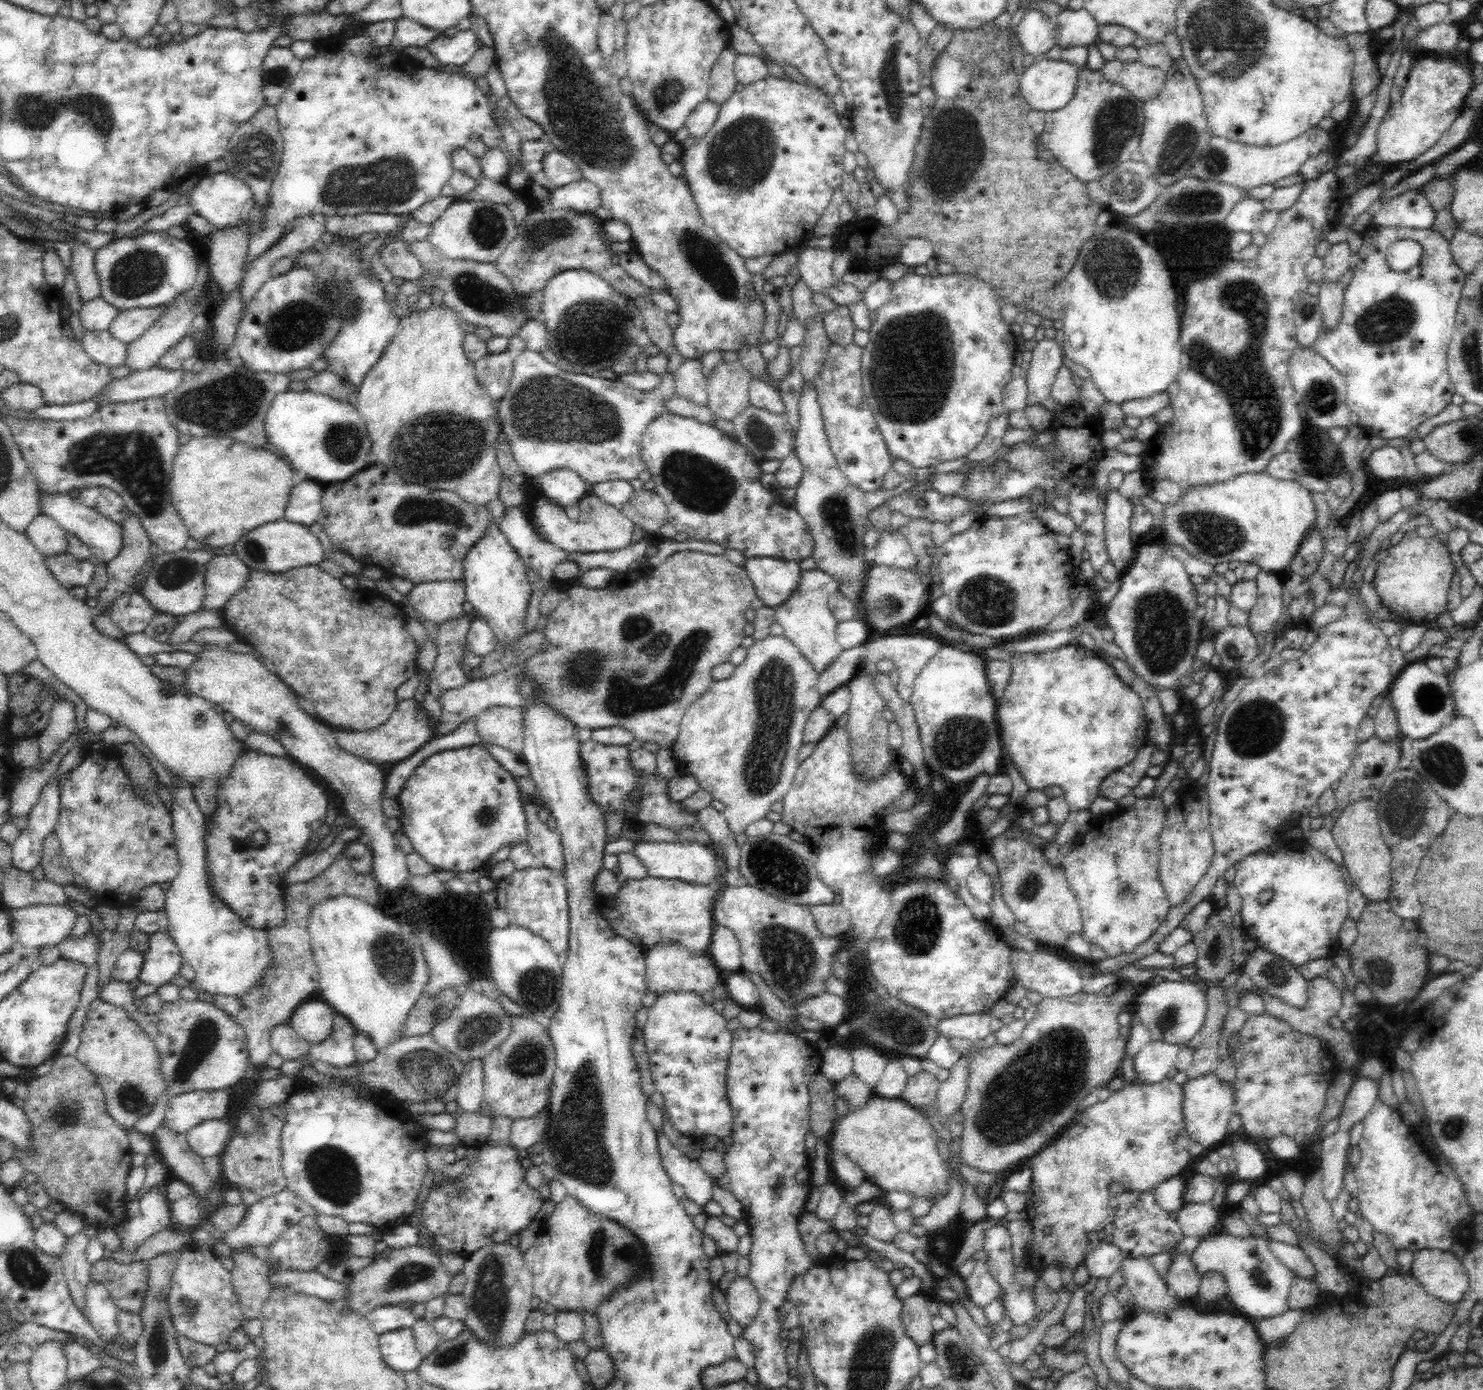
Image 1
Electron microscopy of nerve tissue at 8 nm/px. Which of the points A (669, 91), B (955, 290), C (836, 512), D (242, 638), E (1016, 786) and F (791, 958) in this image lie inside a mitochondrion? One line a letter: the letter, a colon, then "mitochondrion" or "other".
A: mitochondrion
B: other
C: mitochondrion
D: other
E: other
F: mitochondrion

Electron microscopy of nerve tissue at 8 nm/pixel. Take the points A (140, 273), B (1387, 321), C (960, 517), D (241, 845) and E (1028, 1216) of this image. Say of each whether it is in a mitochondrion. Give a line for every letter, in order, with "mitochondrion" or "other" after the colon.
A: mitochondrion
B: mitochondrion
C: other
D: other
E: other

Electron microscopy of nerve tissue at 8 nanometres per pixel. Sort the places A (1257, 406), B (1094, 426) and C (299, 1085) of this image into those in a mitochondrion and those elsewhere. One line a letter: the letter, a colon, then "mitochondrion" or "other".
A: mitochondrion
B: other
C: other

